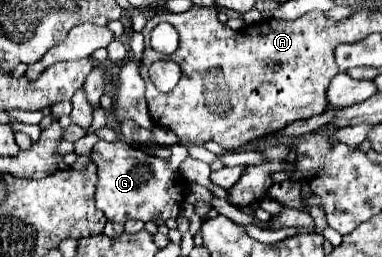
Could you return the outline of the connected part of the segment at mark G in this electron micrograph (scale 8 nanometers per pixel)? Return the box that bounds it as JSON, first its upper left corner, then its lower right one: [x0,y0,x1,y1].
[91,140,187,224]

